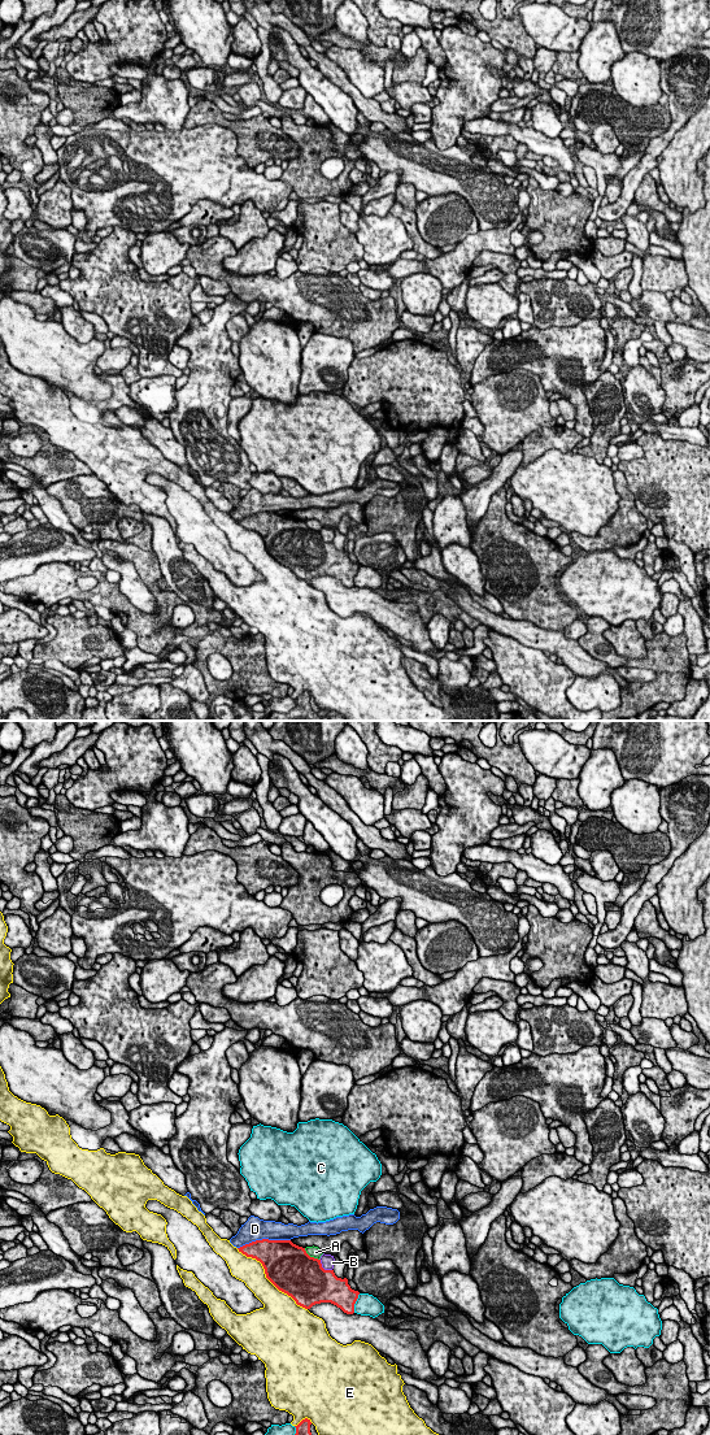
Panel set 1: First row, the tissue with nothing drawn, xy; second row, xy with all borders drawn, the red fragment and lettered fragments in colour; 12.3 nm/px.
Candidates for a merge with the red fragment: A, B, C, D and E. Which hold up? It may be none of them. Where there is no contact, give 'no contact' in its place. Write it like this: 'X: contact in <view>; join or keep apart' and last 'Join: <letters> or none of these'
A: contact in xy; keep apart
B: contact in xy; keep apart
C: contact in xy; keep apart
D: contact in xy; keep apart
E: contact in xy; keep apart
Join: none of these

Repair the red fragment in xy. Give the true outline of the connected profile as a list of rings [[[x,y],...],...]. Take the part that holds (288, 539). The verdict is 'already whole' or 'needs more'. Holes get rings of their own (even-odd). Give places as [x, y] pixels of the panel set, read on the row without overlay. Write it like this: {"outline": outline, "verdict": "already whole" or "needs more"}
{"outline": [[[262,512],[238,522],[260,534],[266,551],[297,578],[310,582],[315,577],[331,575],[347,587],[354,586],[360,565],[350,561],[347,551],[324,543],[321,532],[310,530],[305,521],[291,513]]], "verdict": "already whole"}

